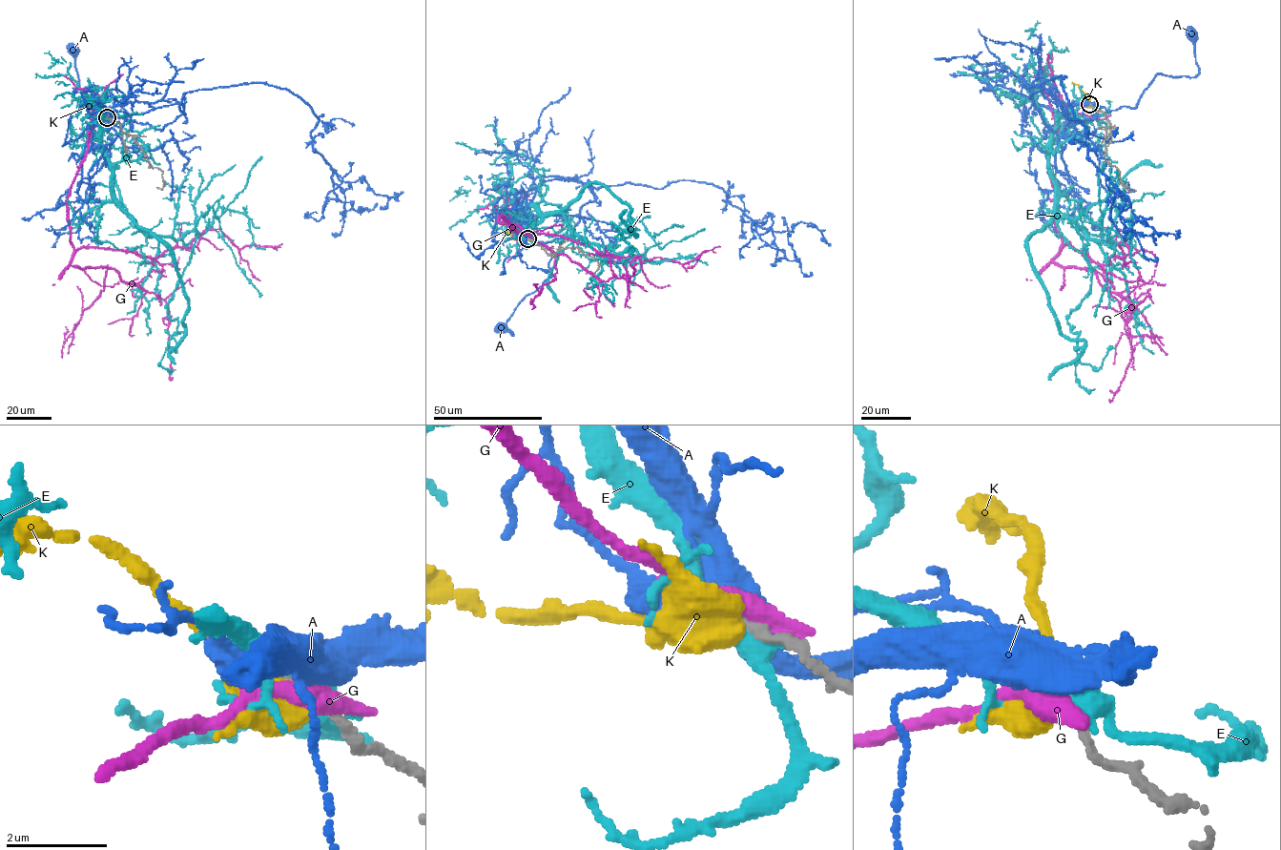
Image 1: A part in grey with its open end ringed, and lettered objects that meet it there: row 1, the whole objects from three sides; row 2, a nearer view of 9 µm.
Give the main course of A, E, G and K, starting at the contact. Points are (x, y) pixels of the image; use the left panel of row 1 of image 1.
A: (107, 117), (128, 121), (123, 115), (127, 111), (107, 89), (72, 88), (79, 85), (72, 50)
E: (108, 117), (101, 142), (114, 200), (168, 247), (183, 285), (176, 330), (167, 304), (209, 208), (261, 296)
G: (109, 118), (91, 131), (68, 197), (75, 250), (156, 258), (216, 229), (239, 249), (282, 243)
K: (107, 117), (94, 112), (89, 100)

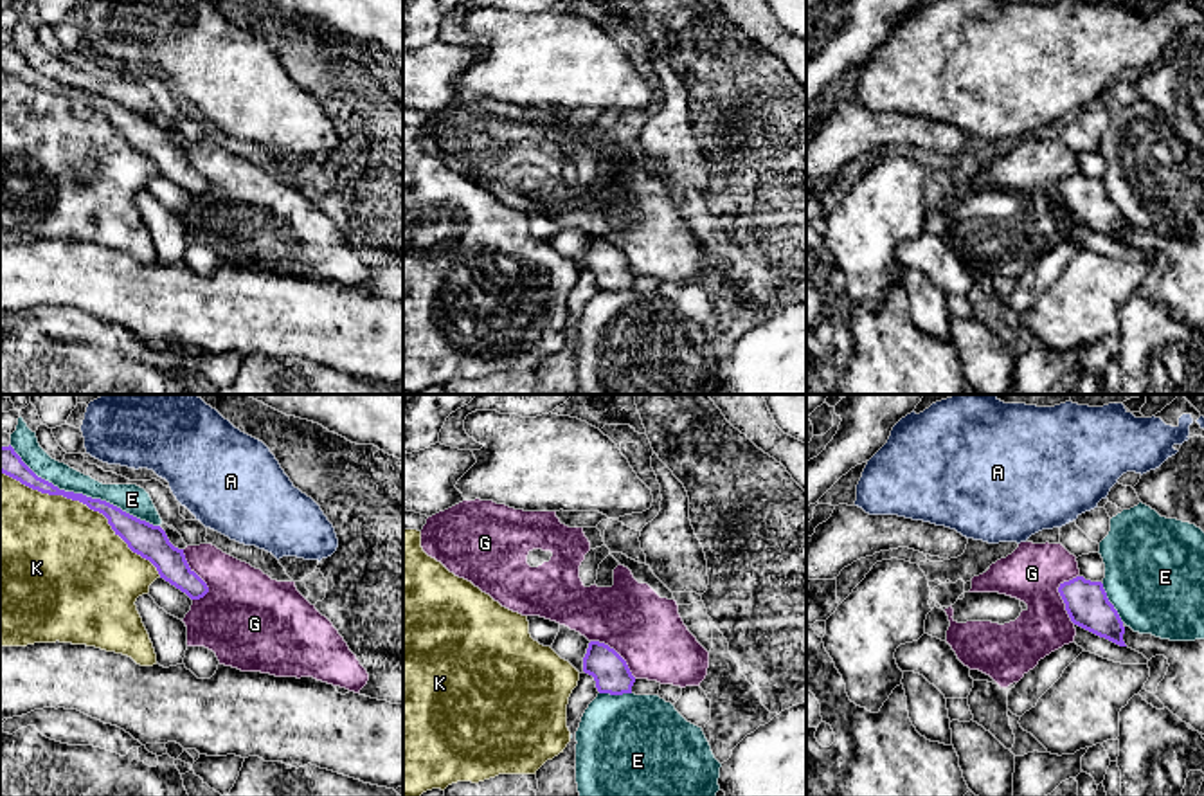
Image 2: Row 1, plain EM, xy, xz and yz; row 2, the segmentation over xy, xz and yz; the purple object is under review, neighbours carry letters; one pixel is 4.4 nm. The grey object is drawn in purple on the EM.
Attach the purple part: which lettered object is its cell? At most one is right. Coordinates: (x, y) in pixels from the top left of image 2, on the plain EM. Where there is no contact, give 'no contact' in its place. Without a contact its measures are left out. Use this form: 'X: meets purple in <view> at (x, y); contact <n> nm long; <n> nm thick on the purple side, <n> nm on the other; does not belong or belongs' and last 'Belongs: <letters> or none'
A: no contact; belongs
E: meets purple in xy at (81, 90); contact 750 nm long; 110 nm thick on the purple side, 130 nm on the other; does not belong
G: meets purple in xy at (197, 171); contact 240 nm long; 150 nm thick on the purple side, 340 nm on the other; does not belong
K: meets purple in xy at (85, 99); contact 850 nm long; 120 nm thick on the purple side, 480 nm on the other; does not belong
Belongs: A

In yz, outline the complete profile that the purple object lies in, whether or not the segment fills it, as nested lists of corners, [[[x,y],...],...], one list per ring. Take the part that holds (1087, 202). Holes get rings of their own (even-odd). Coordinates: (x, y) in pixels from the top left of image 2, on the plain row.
[[[1076,173],[1060,180],[1058,189],[1074,222],[1119,243],[1127,243],[1123,238],[1123,218],[1109,198],[1101,178],[1091,178],[1083,173]]]

